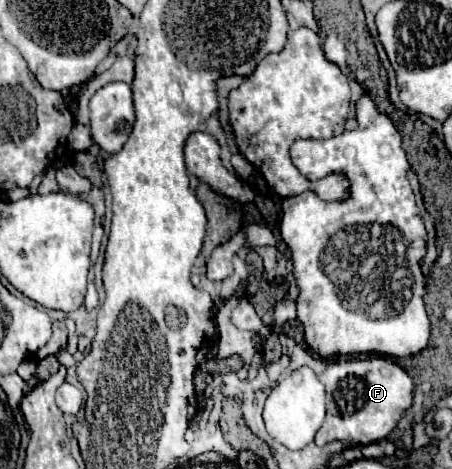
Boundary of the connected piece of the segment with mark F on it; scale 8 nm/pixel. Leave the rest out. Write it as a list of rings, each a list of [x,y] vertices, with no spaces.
[[[374,356],[370,360],[330,362],[318,376],[328,392],[326,422],[316,434],[316,444],[344,440],[350,444],[372,444],[384,440],[398,424],[402,414],[412,406],[414,382],[390,358]]]

